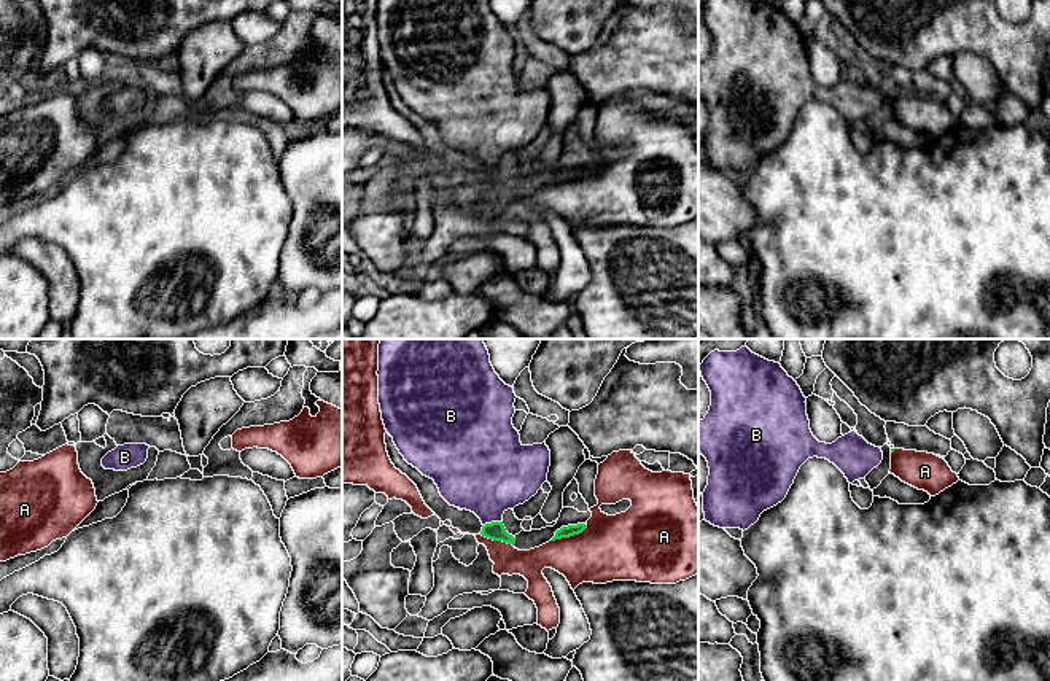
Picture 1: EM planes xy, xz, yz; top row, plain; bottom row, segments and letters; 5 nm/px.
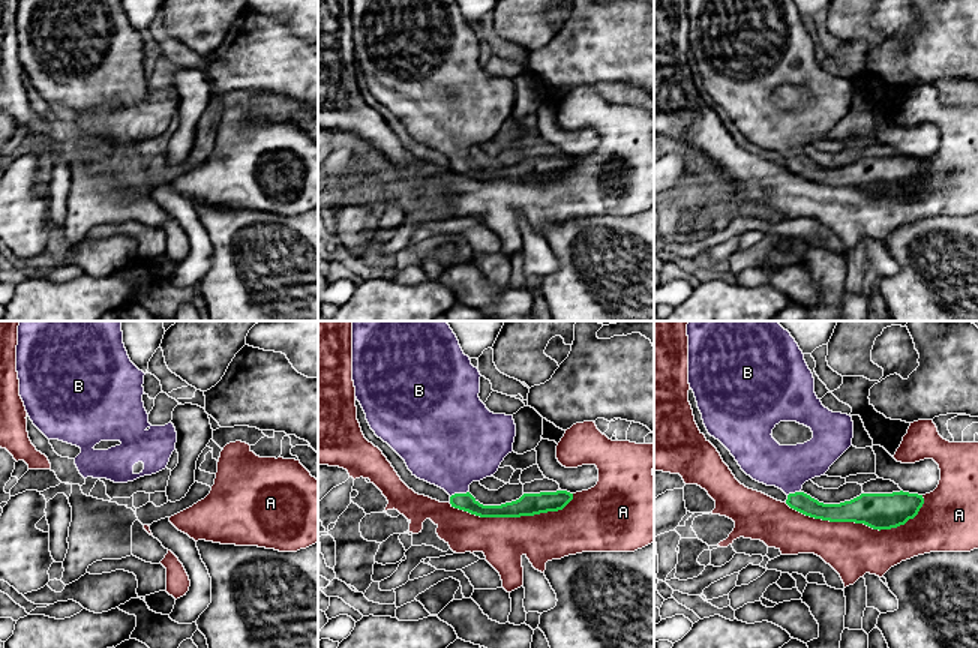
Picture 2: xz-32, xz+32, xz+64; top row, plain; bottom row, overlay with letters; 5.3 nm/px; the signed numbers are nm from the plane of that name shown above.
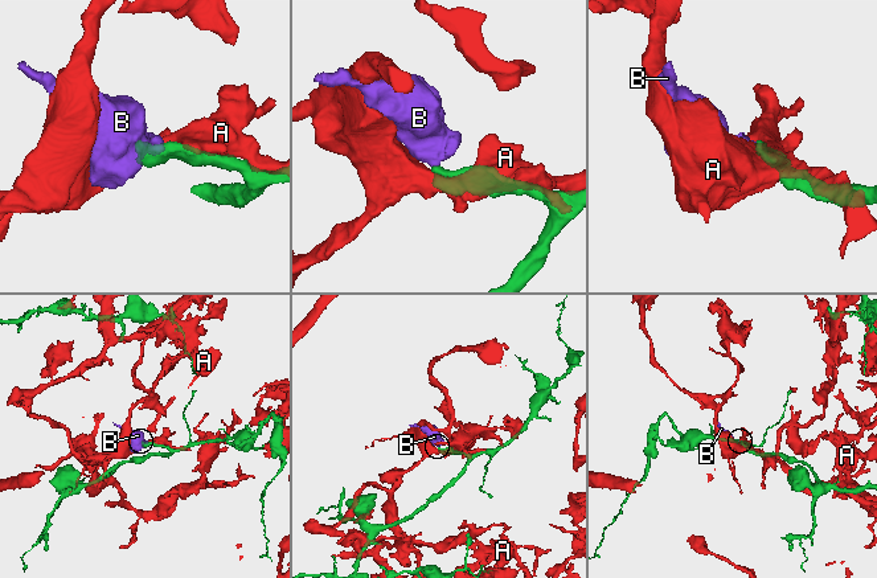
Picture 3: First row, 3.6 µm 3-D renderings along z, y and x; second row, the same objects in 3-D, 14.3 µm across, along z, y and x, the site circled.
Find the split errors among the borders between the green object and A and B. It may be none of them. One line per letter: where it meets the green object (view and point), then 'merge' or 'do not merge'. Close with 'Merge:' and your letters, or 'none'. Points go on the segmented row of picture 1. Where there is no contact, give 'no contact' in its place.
A: meets green in xz at (568, 537); do not merge
B: meets green in xz at (492, 522); merge
Merge: B

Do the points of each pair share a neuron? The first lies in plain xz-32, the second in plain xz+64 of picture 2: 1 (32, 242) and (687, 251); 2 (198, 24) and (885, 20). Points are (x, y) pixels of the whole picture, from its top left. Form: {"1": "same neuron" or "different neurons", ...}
{"1": "different neurons", "2": "different neurons"}

